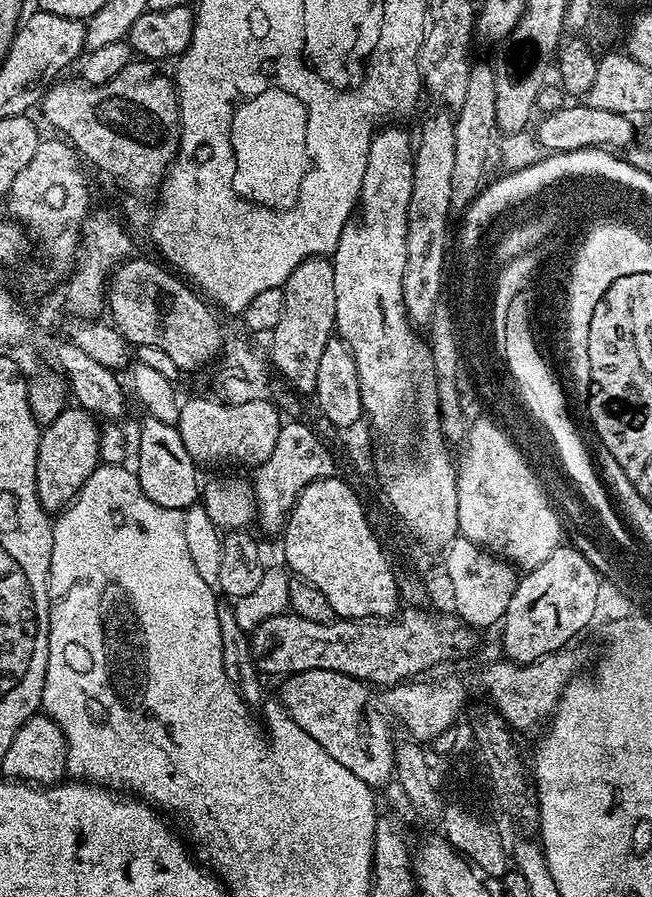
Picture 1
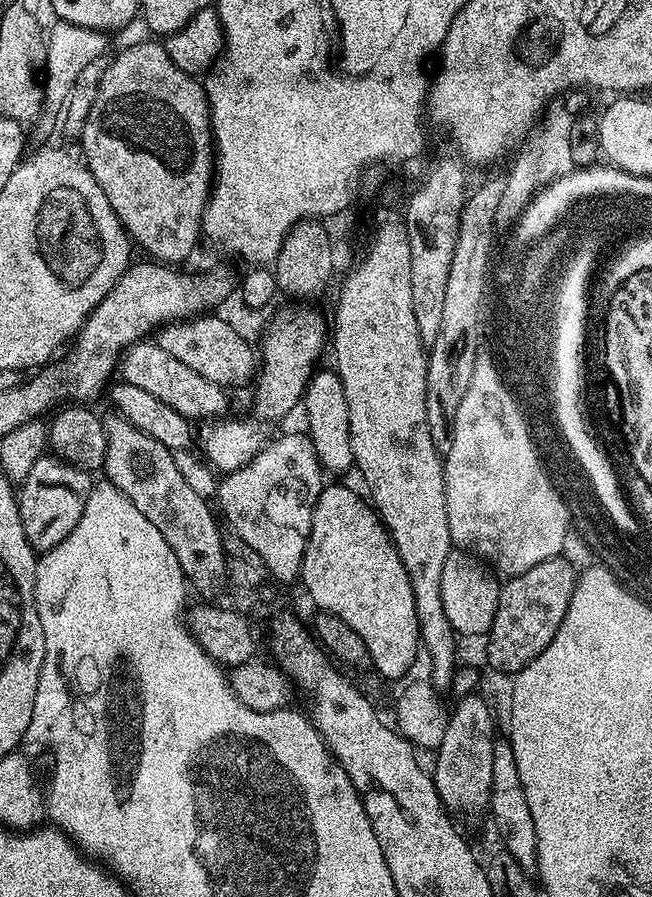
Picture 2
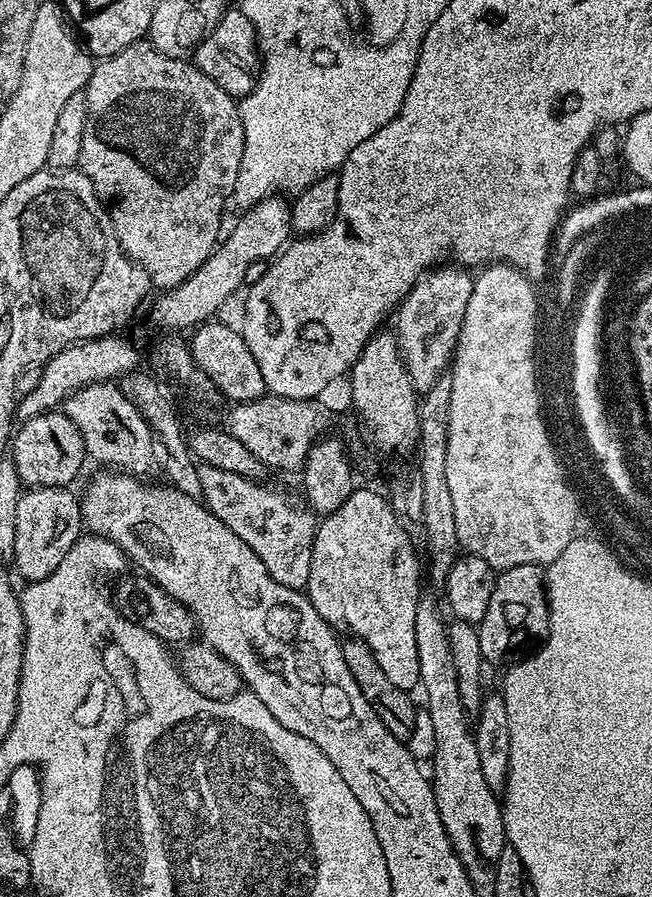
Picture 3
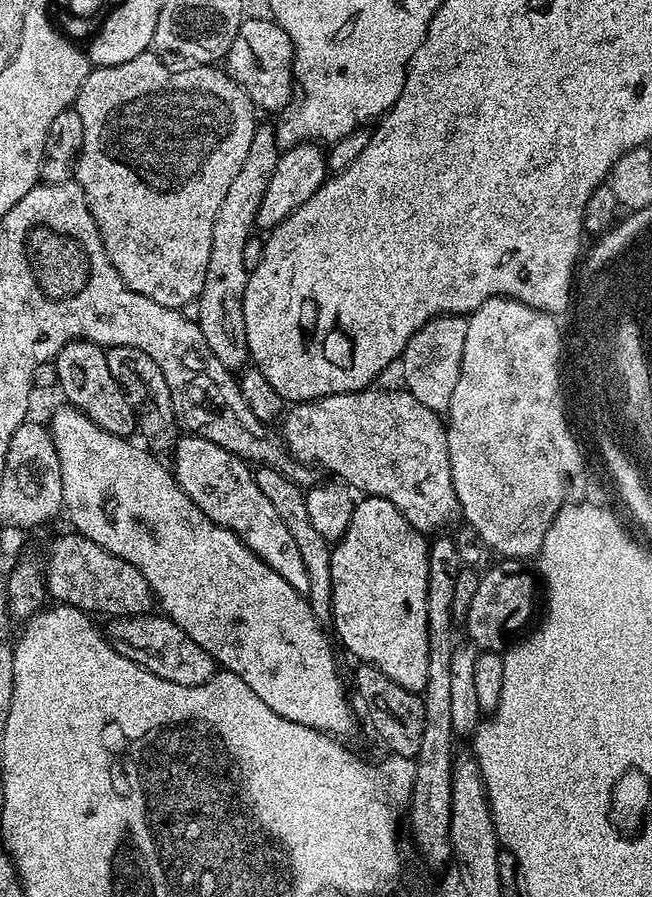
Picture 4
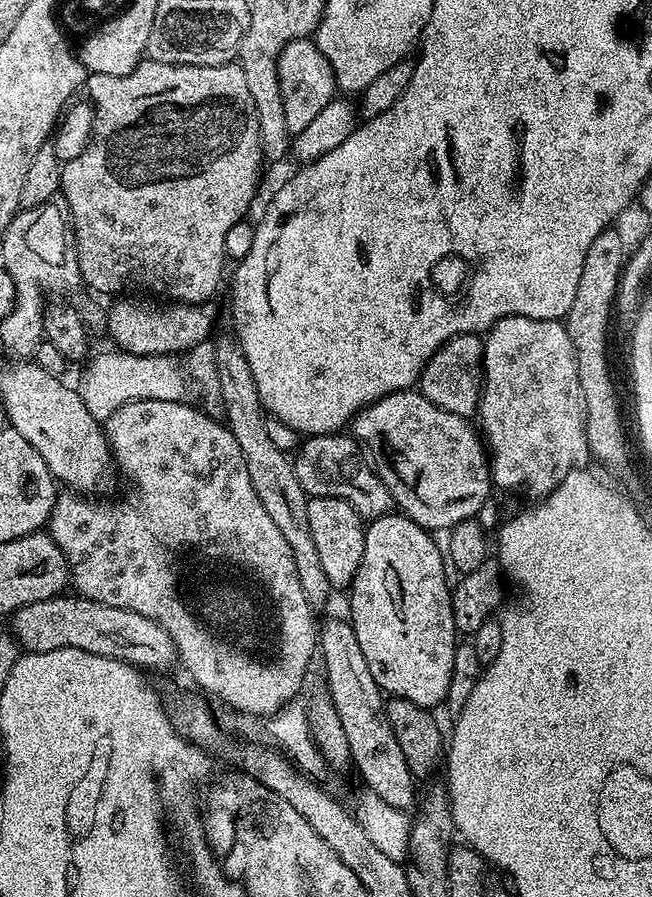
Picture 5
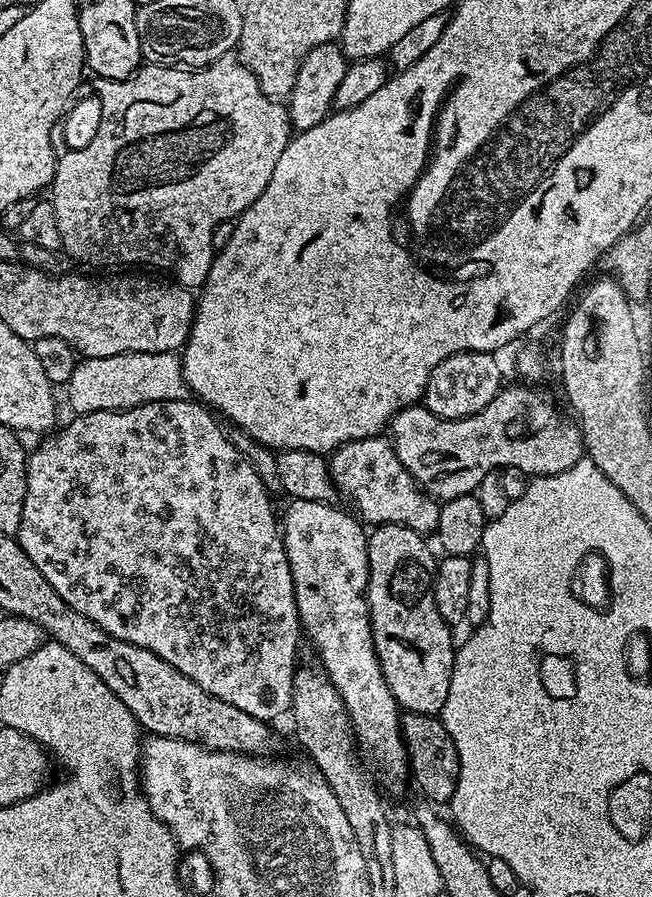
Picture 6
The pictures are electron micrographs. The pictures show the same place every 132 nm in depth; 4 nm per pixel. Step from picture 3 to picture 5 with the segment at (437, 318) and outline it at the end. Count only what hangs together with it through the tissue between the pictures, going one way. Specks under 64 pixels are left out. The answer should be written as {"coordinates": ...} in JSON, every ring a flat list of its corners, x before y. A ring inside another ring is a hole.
{"coordinates":[[475,332,462,334,447,340,428,360,418,381,418,390,434,406,450,414,465,418,477,415,480,407,480,390,482,387,482,369,484,366,484,341]]}

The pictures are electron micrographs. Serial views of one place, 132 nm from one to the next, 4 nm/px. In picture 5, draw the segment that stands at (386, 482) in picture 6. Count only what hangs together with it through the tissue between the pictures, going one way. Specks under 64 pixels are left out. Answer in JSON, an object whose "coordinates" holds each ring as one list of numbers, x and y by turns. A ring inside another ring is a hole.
{"coordinates":[[351,435,307,437,295,449,294,463,298,482,302,482,302,490,306,490,310,498,314,496,342,498,342,502,350,502,350,506,354,506,356,513,368,522,380,516,387,516,393,511,390,490,386,490,382,478,375,467,362,455,361,445]]}

